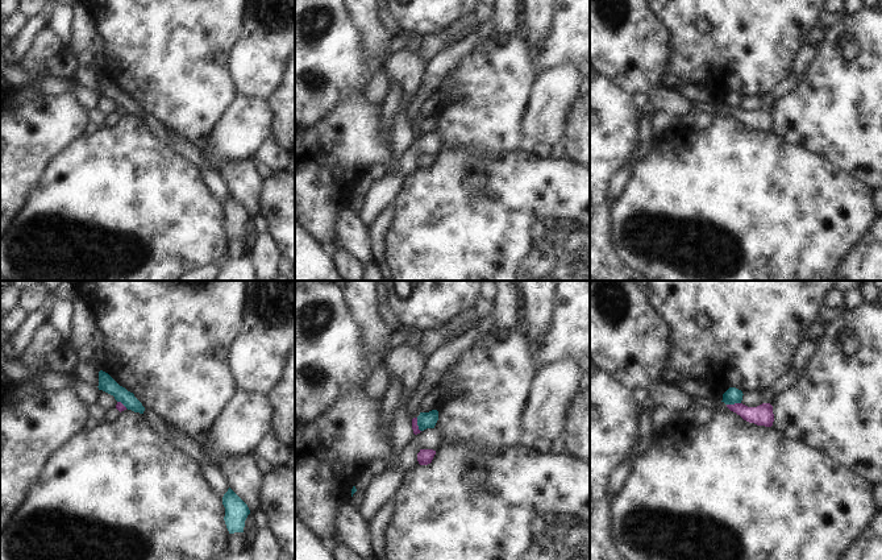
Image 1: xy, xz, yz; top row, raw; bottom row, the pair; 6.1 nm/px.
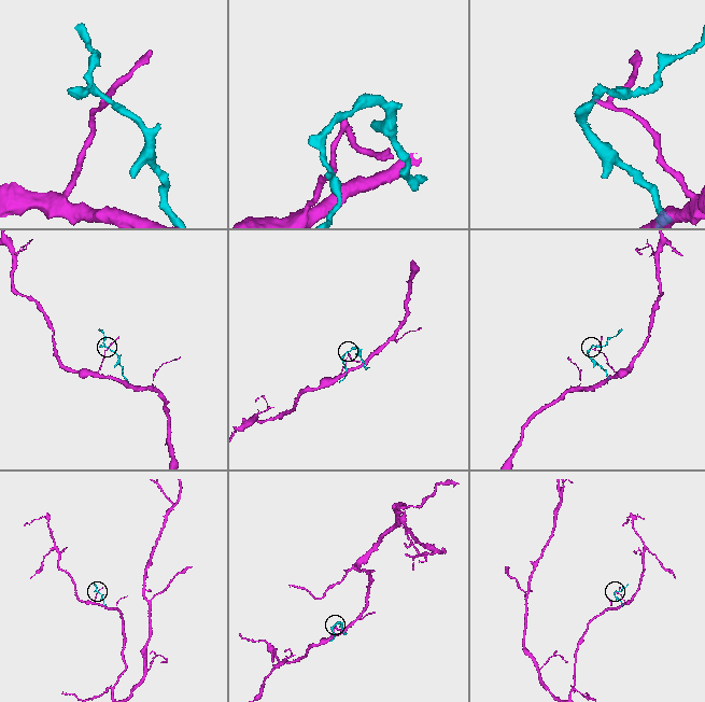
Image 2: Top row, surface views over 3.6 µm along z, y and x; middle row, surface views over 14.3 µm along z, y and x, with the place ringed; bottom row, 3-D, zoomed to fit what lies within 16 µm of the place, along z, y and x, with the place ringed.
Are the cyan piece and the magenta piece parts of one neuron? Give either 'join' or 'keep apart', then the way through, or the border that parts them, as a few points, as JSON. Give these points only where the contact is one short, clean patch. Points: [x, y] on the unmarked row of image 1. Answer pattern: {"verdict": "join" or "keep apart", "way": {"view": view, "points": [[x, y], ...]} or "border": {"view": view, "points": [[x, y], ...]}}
{"verdict": "keep apart", "border": {"view": "yz", "points": [[740, 107], [727, 110]]}}

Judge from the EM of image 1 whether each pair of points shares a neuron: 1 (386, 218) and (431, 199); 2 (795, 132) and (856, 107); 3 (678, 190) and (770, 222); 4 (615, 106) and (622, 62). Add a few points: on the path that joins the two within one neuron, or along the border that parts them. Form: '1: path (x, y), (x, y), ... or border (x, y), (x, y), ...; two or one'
1: border (392, 203), (392, 219), (385, 237), (385, 245); two
2: path (810, 117), (841, 111); one
3: path (700, 210), (718, 222), (748, 222); one
4: border (603, 75), (632, 96); two

